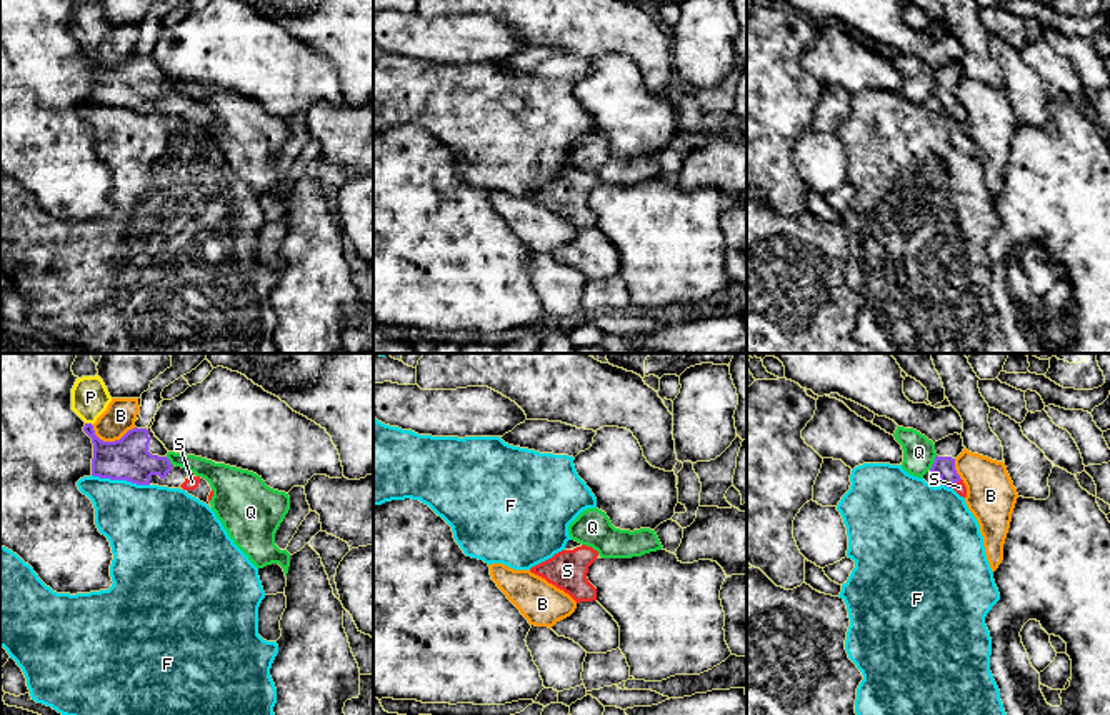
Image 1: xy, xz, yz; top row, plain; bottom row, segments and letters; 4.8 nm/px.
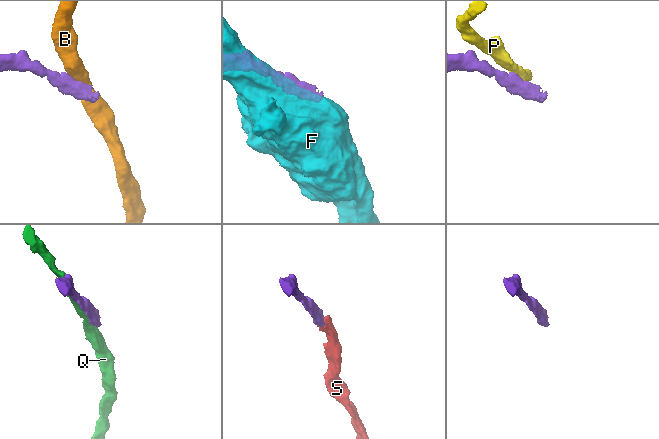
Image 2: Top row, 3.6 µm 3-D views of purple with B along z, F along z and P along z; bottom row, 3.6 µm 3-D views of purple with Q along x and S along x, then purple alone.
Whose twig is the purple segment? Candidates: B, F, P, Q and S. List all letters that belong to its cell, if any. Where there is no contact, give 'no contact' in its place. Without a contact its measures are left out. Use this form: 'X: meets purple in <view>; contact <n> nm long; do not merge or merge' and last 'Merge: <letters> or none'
B: meets purple in xy; contact 220 nm long; do not merge
F: meets purple in xy; contact 280 nm long; do not merge
P: meets purple in xy; contact 40 nm long; do not merge
Q: meets purple in yz; contact 80 nm long; do not merge
S: meets purple in yz; contact 60 nm long; merge
Merge: S

